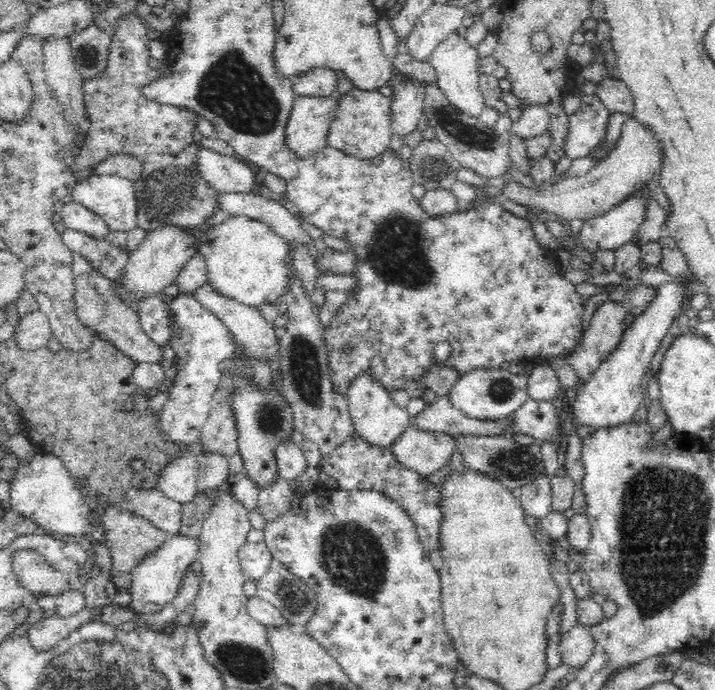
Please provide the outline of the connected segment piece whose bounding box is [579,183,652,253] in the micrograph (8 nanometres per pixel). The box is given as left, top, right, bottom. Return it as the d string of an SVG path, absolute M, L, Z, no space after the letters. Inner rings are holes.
M640 183L640 186L630 191L624 200L620 200L616 206L610 208L607 214L584 220L583 228L579 232L579 239L584 249L594 253L608 250L618 251L628 244L640 247L636 236L640 236L644 222L648 222L648 210L650 210L650 202L652 202L650 193L648 183Z

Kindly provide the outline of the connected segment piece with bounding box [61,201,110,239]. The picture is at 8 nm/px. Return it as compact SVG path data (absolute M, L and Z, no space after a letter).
M68 202L61 211L63 225L70 229L84 232L94 238L108 238L109 227L92 210L80 202Z

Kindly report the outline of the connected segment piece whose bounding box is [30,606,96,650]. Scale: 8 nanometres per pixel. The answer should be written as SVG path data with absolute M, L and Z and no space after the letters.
M88 606L80 612L66 616L54 614L44 617L40 622L34 624L30 628L30 638L38 650L48 650L51 646L56 646L78 627L95 621L94 608Z

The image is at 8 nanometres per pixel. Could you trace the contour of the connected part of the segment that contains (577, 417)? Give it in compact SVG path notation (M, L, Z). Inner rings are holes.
M664 282L658 286L657 292L658 300L654 300L642 314L631 318L631 326L628 328L620 347L616 348L616 352L612 352L604 360L590 382L586 382L586 385L582 386L575 400L568 407L574 414L573 420L578 422L579 426L588 428L592 433L596 433L598 430L609 430L632 422L634 414L638 412L638 406L644 400L645 389L643 386L647 383L646 377L649 374L650 360L656 354L656 350L658 350L658 346L667 334L674 318L684 310L687 303L684 286L680 286L678 282Z

